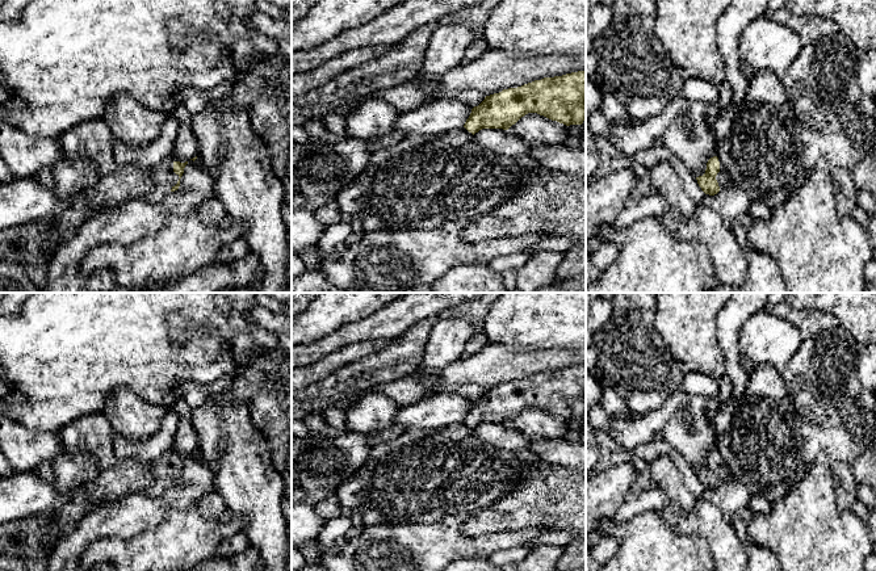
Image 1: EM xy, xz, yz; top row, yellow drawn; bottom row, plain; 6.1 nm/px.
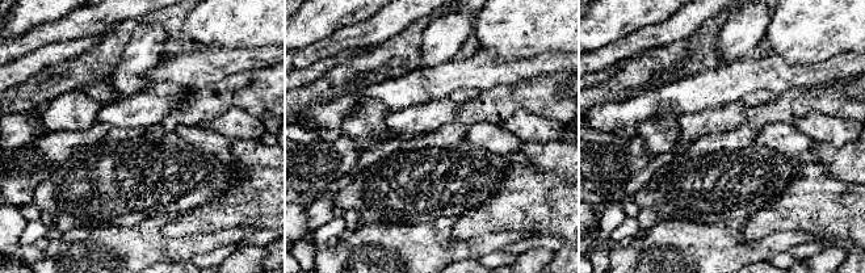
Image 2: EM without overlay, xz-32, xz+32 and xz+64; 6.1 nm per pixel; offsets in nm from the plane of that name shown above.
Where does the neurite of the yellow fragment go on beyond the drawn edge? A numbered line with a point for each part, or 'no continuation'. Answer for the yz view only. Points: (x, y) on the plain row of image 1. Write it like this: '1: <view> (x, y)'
1: yz (724, 473)

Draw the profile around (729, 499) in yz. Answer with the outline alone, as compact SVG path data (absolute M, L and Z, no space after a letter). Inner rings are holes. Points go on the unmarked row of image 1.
M730 478L720 482L714 490L705 488L701 497L718 507L725 521L732 521L734 513L747 505L751 495L745 484Z

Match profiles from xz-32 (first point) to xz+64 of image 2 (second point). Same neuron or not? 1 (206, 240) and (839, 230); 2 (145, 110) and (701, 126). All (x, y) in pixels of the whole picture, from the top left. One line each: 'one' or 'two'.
1: two
2: one

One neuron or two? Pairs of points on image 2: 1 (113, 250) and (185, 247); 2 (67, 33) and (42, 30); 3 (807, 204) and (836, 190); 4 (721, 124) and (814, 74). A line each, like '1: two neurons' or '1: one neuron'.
1: one neuron
2: one neuron
3: one neuron
4: two neurons

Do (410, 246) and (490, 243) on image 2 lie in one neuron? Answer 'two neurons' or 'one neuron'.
one neuron

